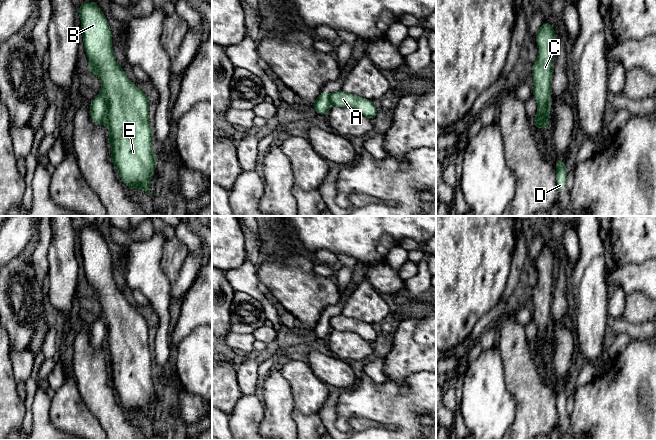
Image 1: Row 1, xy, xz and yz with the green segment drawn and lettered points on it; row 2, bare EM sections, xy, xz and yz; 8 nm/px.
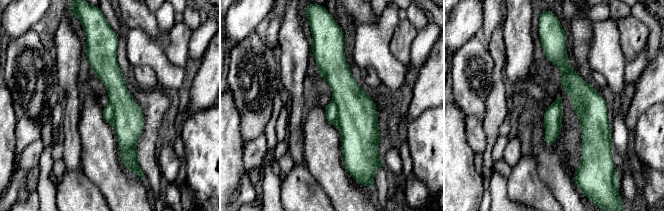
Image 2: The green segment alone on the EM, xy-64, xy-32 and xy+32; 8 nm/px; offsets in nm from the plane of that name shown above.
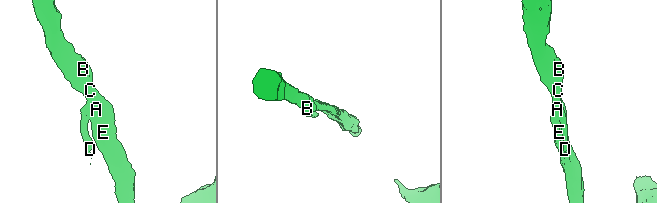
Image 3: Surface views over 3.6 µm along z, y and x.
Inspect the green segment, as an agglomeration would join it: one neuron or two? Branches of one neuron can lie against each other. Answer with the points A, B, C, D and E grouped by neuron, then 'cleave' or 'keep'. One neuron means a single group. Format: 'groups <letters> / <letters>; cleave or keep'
groups A B C E / D; cleave

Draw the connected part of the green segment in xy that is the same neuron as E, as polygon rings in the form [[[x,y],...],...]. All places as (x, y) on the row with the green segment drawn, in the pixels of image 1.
[[[94,1],[83,3],[77,13],[81,19],[81,31],[87,58],[90,61],[88,72],[96,74],[102,84],[101,94],[106,99],[106,125],[109,131],[109,143],[111,147],[111,160],[123,181],[131,190],[142,189],[149,194],[151,173],[156,171],[157,157],[152,151],[153,130],[149,122],[149,99],[145,92],[141,91],[125,74],[121,66],[116,62],[112,49],[112,31],[103,12]]]

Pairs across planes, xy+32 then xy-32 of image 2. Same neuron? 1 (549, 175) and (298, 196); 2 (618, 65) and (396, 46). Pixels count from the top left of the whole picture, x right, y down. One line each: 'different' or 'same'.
1: different
2: different

